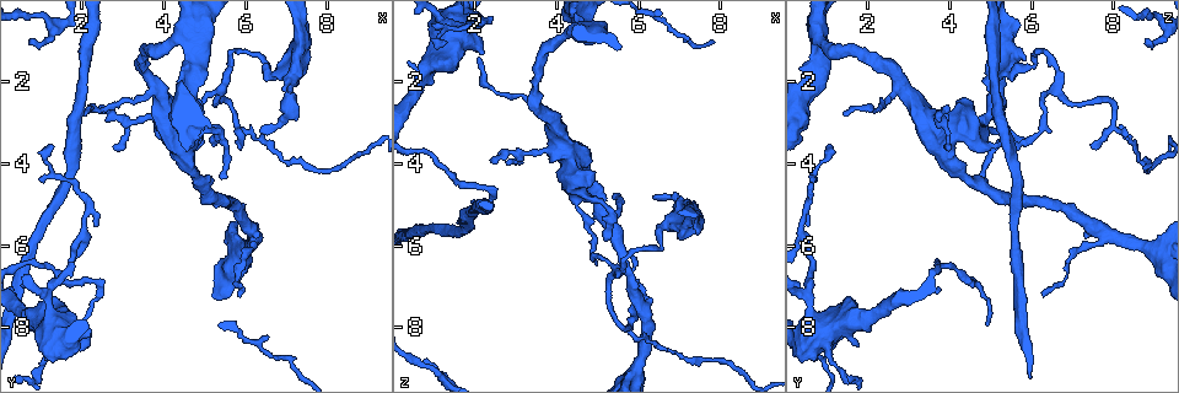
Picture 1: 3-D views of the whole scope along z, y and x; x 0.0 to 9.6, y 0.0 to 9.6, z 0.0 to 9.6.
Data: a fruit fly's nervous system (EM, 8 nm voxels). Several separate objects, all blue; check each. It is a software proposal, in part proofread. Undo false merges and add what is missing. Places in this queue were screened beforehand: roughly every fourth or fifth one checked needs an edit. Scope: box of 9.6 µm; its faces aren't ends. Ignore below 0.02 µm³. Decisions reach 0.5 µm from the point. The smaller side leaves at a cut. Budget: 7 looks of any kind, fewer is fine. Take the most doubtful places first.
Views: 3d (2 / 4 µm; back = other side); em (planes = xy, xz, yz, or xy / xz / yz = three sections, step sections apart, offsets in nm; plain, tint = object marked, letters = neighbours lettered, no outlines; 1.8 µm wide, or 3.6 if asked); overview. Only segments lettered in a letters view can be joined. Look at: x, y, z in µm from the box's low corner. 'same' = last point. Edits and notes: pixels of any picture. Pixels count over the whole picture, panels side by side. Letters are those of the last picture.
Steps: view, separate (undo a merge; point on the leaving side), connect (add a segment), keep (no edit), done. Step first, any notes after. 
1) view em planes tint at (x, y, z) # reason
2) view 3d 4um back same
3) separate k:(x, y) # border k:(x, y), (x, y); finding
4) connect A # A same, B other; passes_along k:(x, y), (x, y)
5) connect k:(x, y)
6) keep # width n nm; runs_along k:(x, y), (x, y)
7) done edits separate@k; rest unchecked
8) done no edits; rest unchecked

view em xz step 16 tint at (5.60, 1.30, 6.35) # abrupt turn

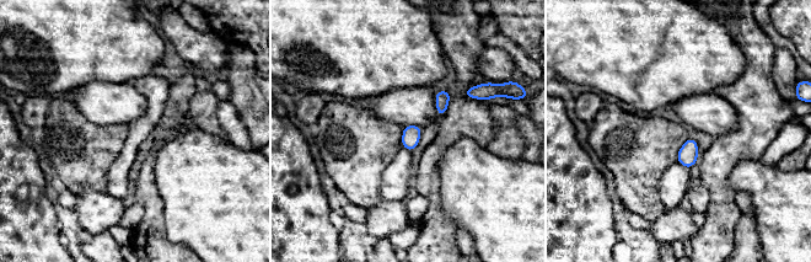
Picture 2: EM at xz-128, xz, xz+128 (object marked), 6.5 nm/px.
view em planes letters same # another direction

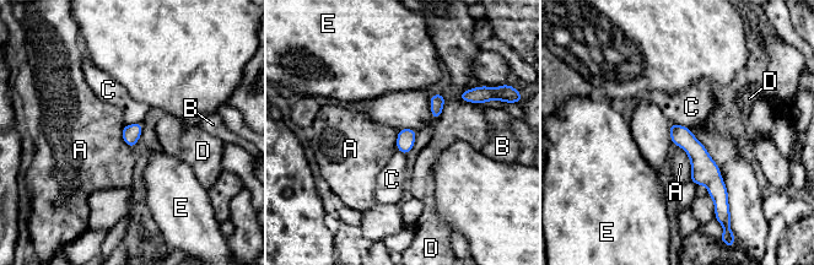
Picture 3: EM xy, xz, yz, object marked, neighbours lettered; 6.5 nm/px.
keep # width 120 nm; A other, B other, C other, D other, E other; runs_along 3:(673, 126), (699, 155), (716, 199); continuous, no second neuron

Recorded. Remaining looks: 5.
view em planes letters at (7.10, 1.60, 5.40)

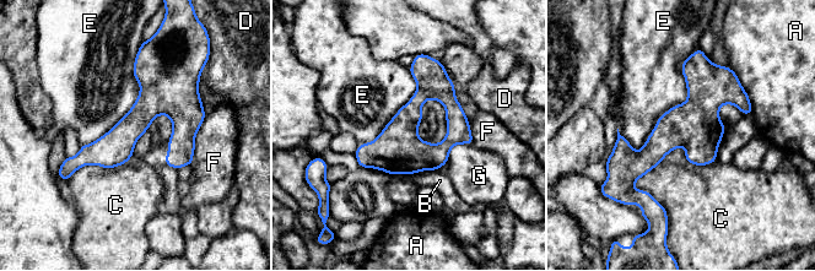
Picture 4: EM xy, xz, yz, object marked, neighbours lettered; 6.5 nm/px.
keep # A other, B other, C other, D other, E other, F other, G other; runs_along 4:(690, 60), (695, 108), (631, 173), (648, 198); continuous, no second neuron

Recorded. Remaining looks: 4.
view em 3.6um planes letters at (2.00, 7.90, 4.85) # long arm stops here

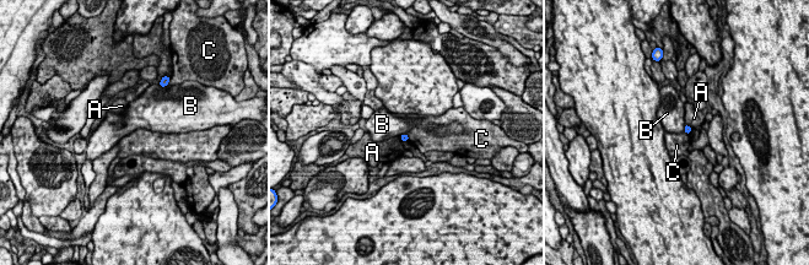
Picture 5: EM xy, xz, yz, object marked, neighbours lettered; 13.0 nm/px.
keep # A other, B other, C other; border 5:(685, 124), (683, 130); no lettered segment goes on from it

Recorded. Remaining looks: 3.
done no edits; rest unchecked

